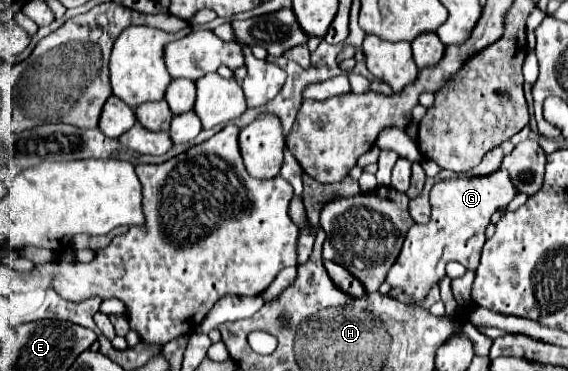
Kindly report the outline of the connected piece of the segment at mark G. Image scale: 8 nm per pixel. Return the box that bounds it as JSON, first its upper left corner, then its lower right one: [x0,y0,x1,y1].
[386,170,516,300]

